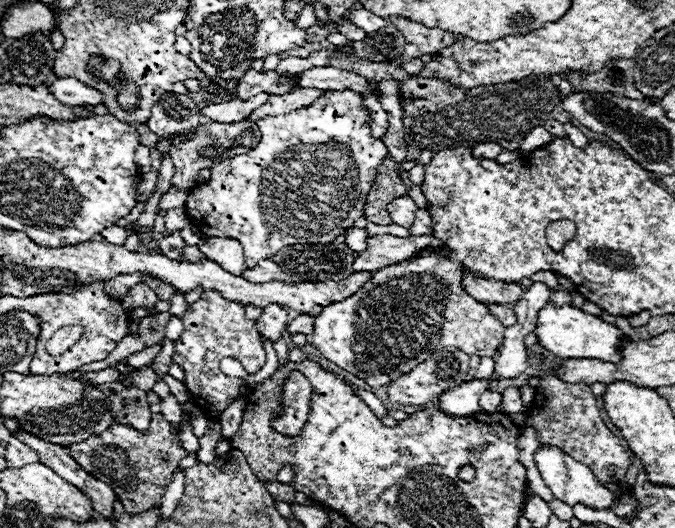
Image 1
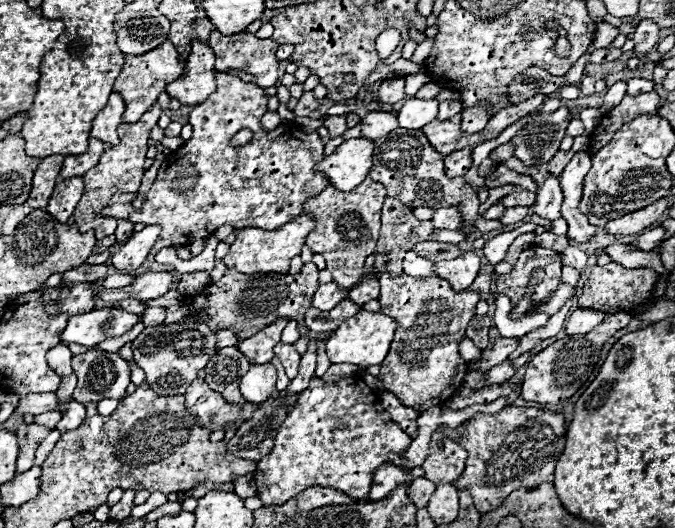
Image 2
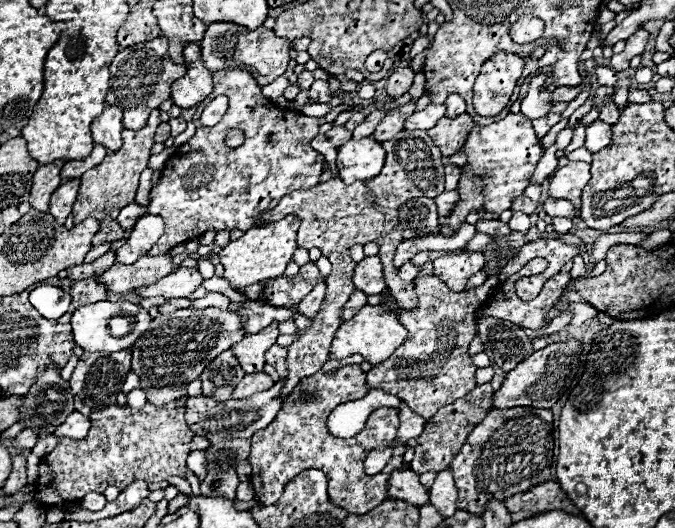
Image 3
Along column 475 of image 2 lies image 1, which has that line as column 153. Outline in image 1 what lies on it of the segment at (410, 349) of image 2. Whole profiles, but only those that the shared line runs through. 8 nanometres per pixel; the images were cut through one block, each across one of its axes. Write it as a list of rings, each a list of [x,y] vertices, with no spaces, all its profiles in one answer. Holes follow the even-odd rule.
[[[136,284],[136,286],[132,286],[130,290],[128,290],[128,294],[124,296],[124,300],[122,300],[122,308],[130,314],[130,312],[134,312],[136,308],[146,308],[150,314],[156,314],[156,310],[154,310],[154,306],[156,306],[156,302],[158,302],[160,298],[146,286],[146,284]]]

